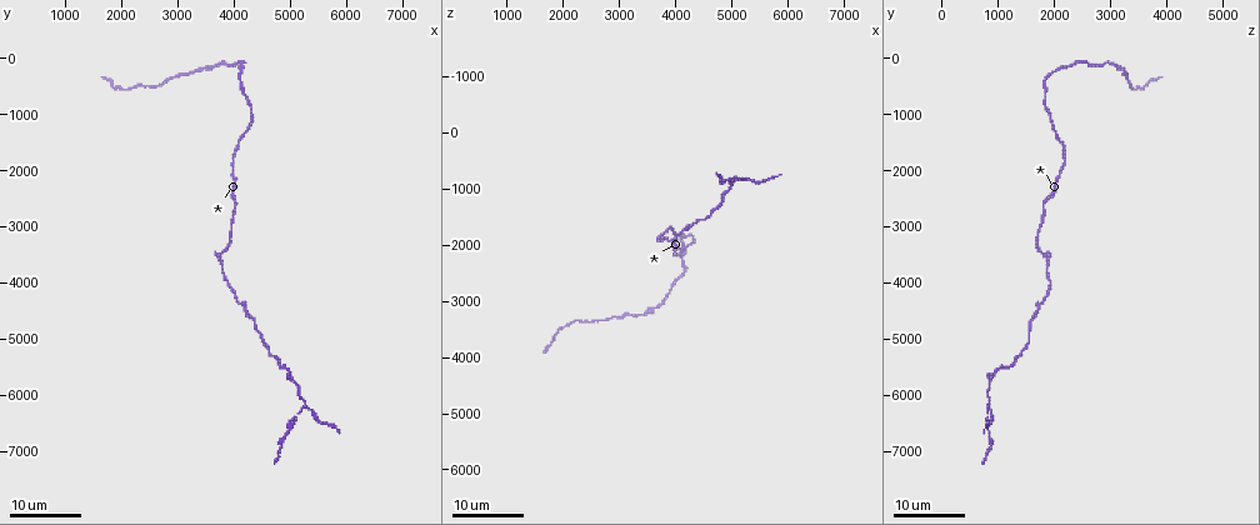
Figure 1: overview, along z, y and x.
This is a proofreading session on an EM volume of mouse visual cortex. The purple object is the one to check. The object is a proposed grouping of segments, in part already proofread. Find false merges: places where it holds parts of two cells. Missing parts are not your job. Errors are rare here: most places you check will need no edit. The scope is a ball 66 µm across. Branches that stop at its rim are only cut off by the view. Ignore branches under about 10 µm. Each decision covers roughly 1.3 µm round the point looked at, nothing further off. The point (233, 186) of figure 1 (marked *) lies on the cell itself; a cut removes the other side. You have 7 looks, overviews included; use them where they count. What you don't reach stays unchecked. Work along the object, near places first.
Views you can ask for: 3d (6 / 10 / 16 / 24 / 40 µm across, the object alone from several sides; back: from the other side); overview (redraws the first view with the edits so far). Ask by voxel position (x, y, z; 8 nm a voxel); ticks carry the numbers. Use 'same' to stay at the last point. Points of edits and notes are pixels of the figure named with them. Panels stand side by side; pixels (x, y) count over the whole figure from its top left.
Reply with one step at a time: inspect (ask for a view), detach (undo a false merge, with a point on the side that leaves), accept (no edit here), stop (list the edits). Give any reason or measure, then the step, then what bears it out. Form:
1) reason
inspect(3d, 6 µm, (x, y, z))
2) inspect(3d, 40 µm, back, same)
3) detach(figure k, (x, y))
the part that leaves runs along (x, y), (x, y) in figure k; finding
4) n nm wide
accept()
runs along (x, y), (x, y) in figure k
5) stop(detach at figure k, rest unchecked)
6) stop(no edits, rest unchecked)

calibre changes
inspect(3d, 16 µm, (5050, 5750, 850))

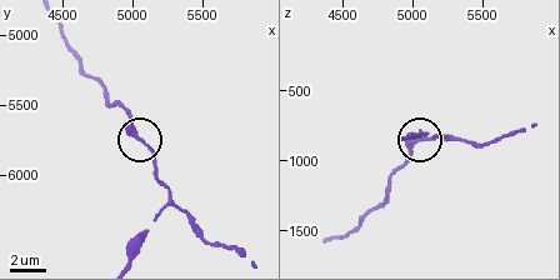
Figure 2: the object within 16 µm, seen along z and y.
inspect(3d, 6 µm, (5060, 5780, 840))

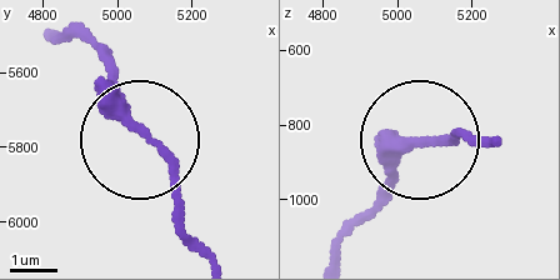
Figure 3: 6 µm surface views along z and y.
accept()
continuous, no second cell

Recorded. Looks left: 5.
thick turns thin
inspect(3d, 16 µm, (4100, 4400, 1750))

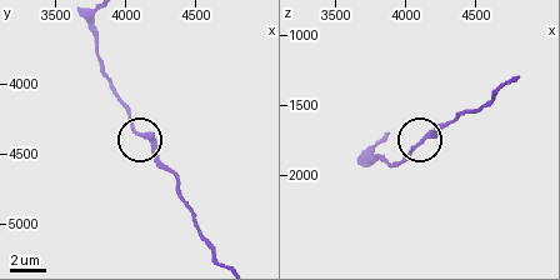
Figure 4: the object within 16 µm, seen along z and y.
inspect(3d, 6 µm, (4120, 4360, 1780))

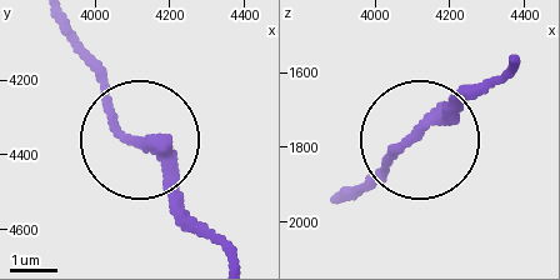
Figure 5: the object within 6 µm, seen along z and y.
accept()
runs along (58, 24), (125, 131), (205, 223) in figure 5; continuous, no second cell

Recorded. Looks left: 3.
thick turns thin
inspect(3d, 24 µm, (3750, 3600, 1900))

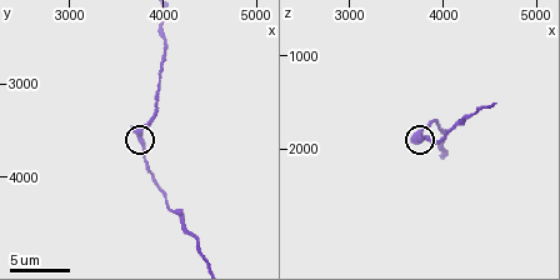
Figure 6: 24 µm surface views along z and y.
inspect(3d, 6 µm, (3800, 3650, 1900))

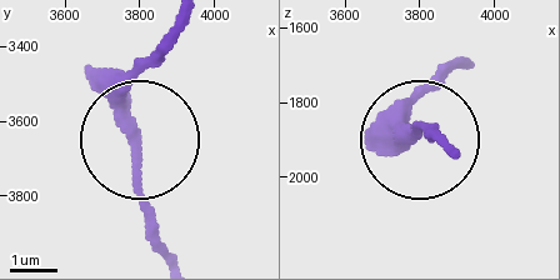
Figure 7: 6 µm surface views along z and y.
accept()
runs along (181, 26), (125, 98), (149, 249) in figure 7; continuous, no second cell

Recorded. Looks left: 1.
stop(no edits, rest unchecked)

